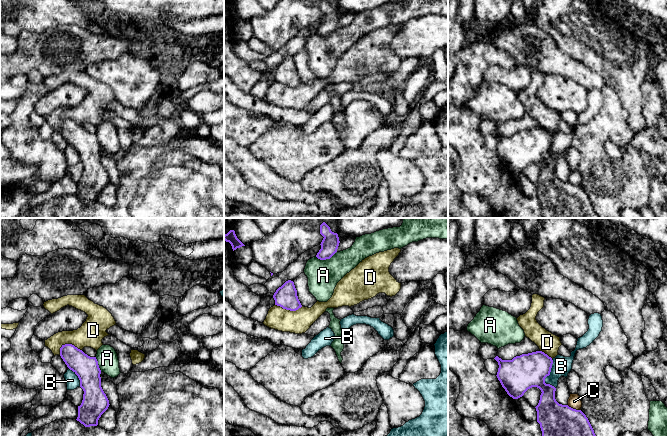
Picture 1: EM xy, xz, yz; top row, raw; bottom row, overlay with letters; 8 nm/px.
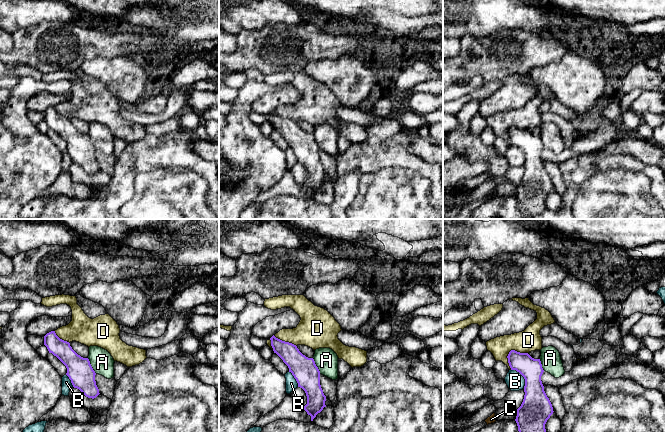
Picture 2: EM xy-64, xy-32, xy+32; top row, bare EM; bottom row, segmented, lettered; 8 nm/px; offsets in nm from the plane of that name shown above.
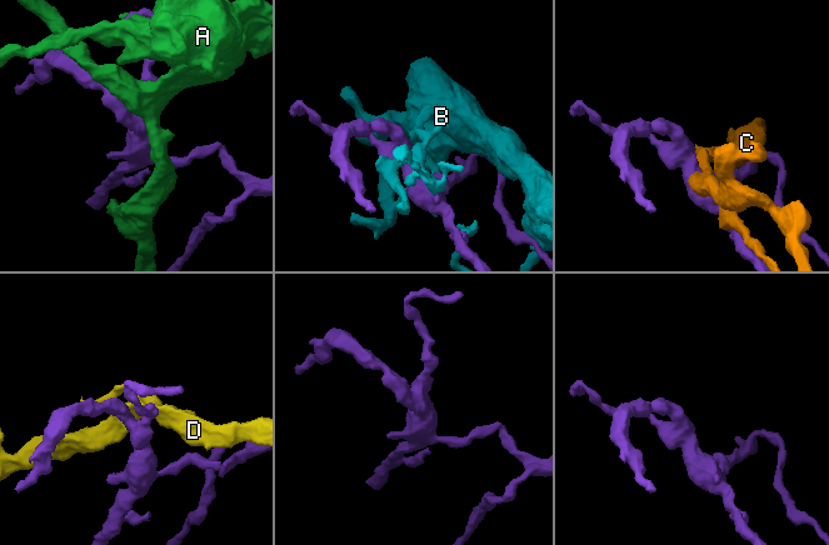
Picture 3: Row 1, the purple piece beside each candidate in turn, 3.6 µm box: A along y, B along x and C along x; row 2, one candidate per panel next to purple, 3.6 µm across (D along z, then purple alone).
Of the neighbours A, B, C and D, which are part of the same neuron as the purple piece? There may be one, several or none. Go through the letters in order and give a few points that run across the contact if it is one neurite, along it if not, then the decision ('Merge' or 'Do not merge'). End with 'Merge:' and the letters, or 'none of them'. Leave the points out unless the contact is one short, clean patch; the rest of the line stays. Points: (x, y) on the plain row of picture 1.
A: Do not merge
B: Do not merge
C: Do not merge
D: Line: xy (81, 126), (71, 120), (64, 120), (60, 124), (59, 130). Do not merge
Merge: none of them

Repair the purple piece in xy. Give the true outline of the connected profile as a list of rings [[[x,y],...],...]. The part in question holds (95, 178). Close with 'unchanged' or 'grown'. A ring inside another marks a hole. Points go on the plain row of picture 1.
[[[72,120],[62,121],[60,132],[80,156],[83,176],[78,182],[77,197],[85,203],[97,202],[101,191],[108,185],[109,176],[101,163],[101,146],[96,133],[90,133]]]; unchanged

